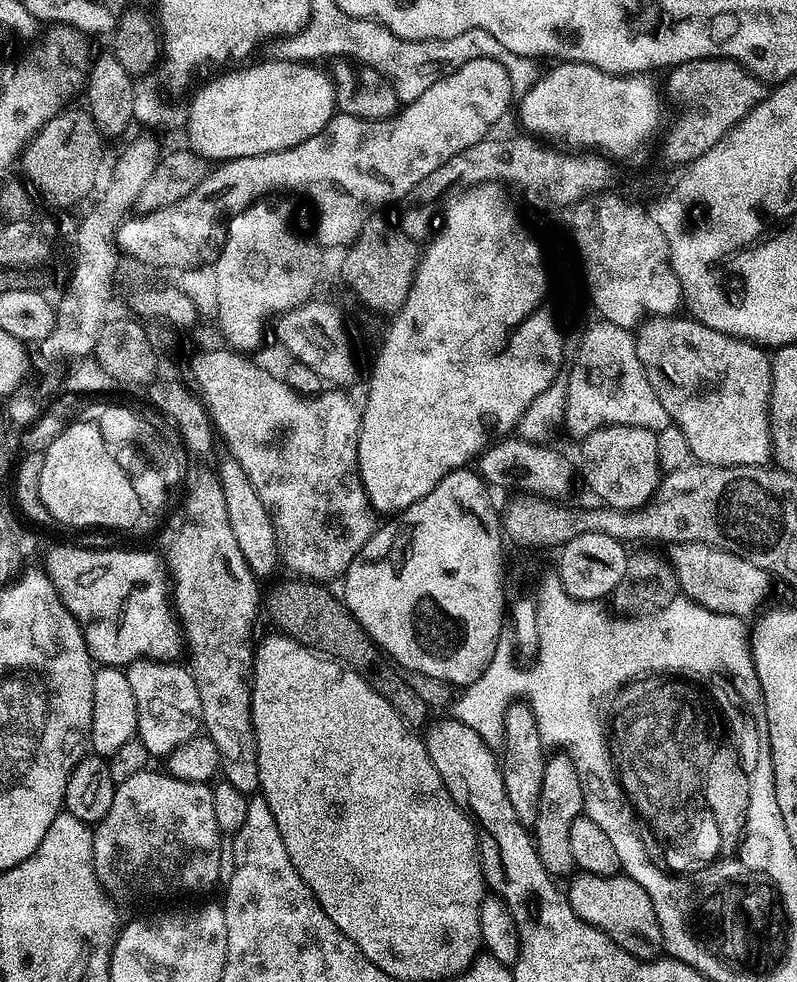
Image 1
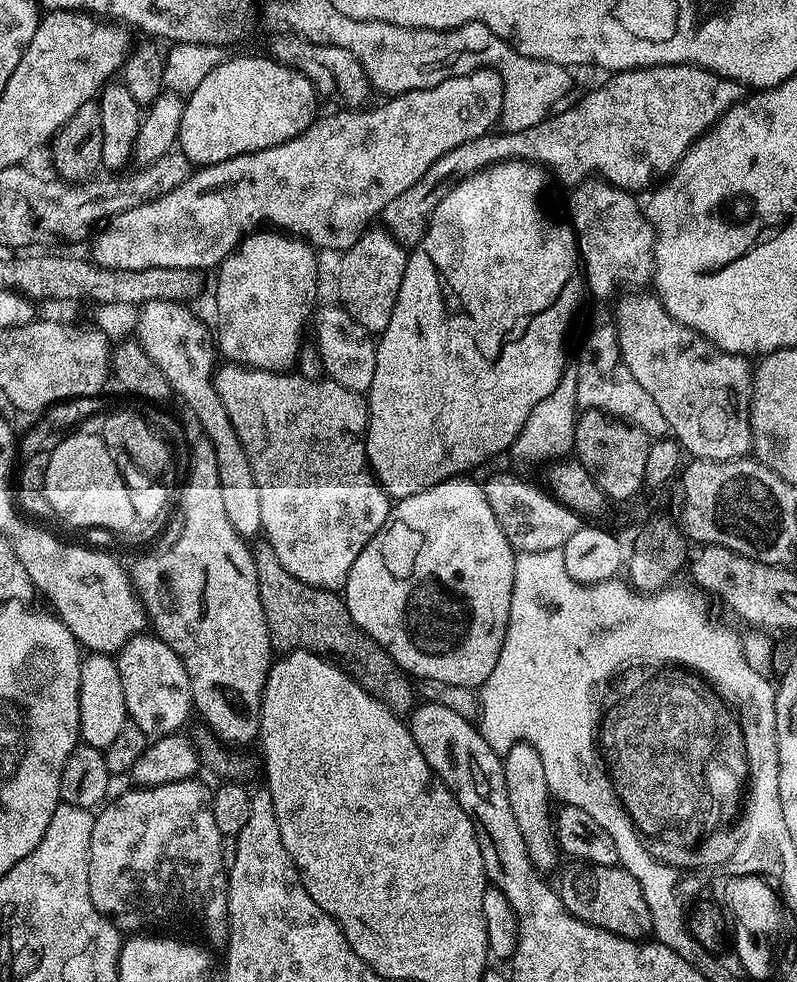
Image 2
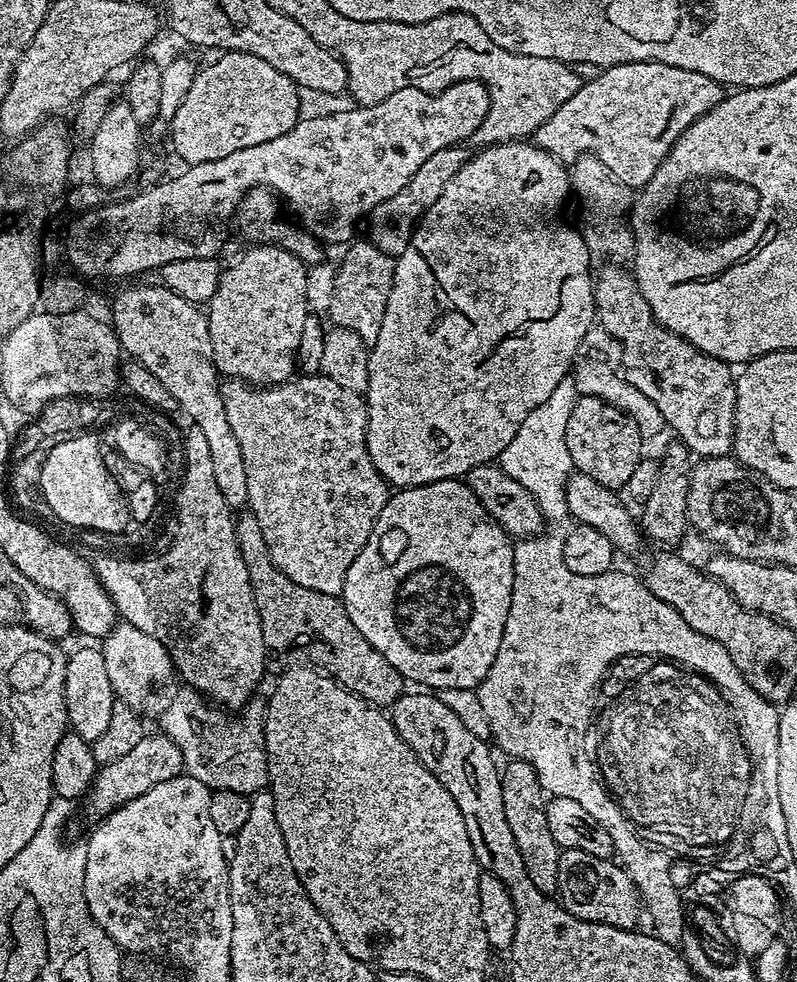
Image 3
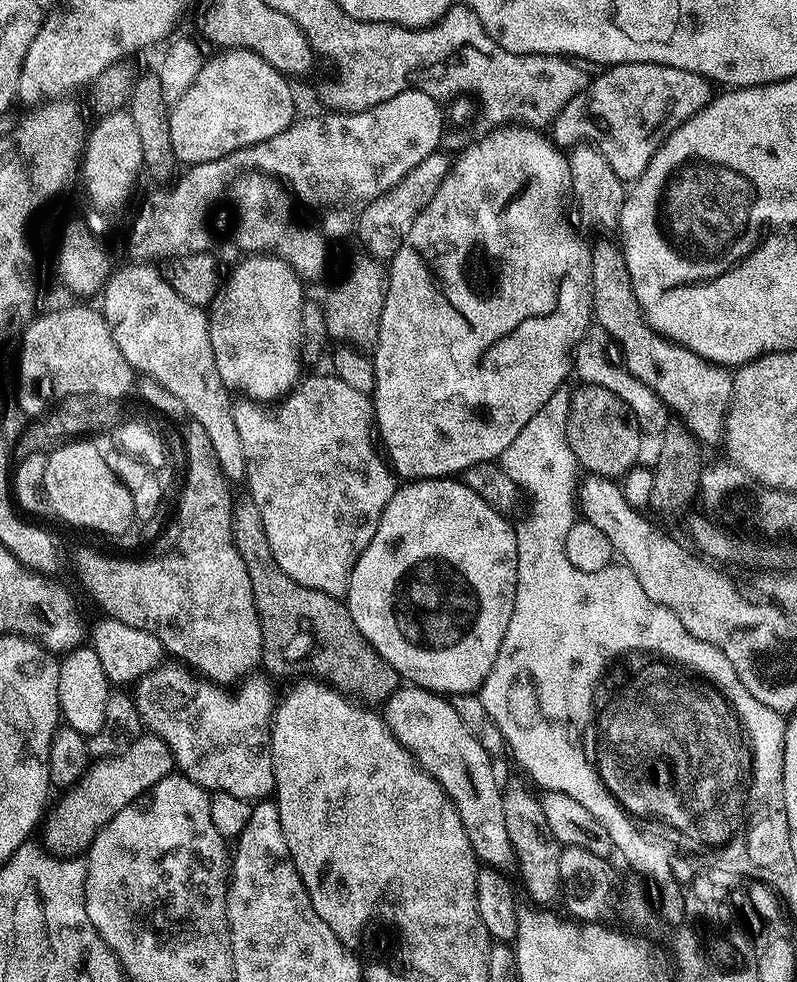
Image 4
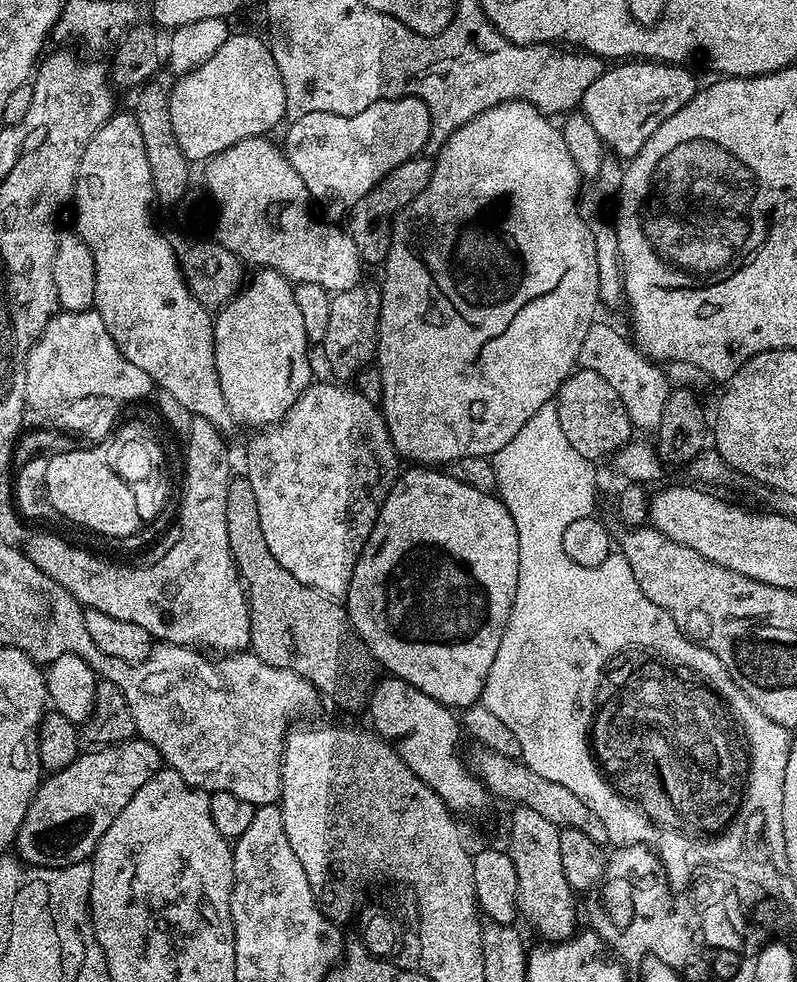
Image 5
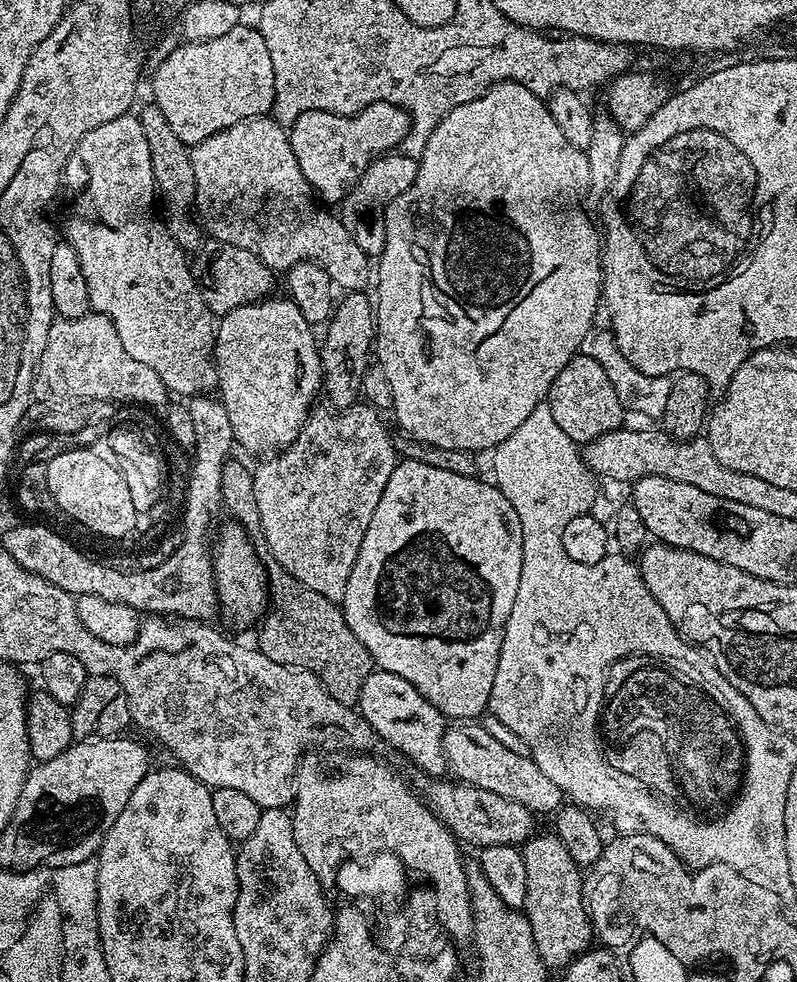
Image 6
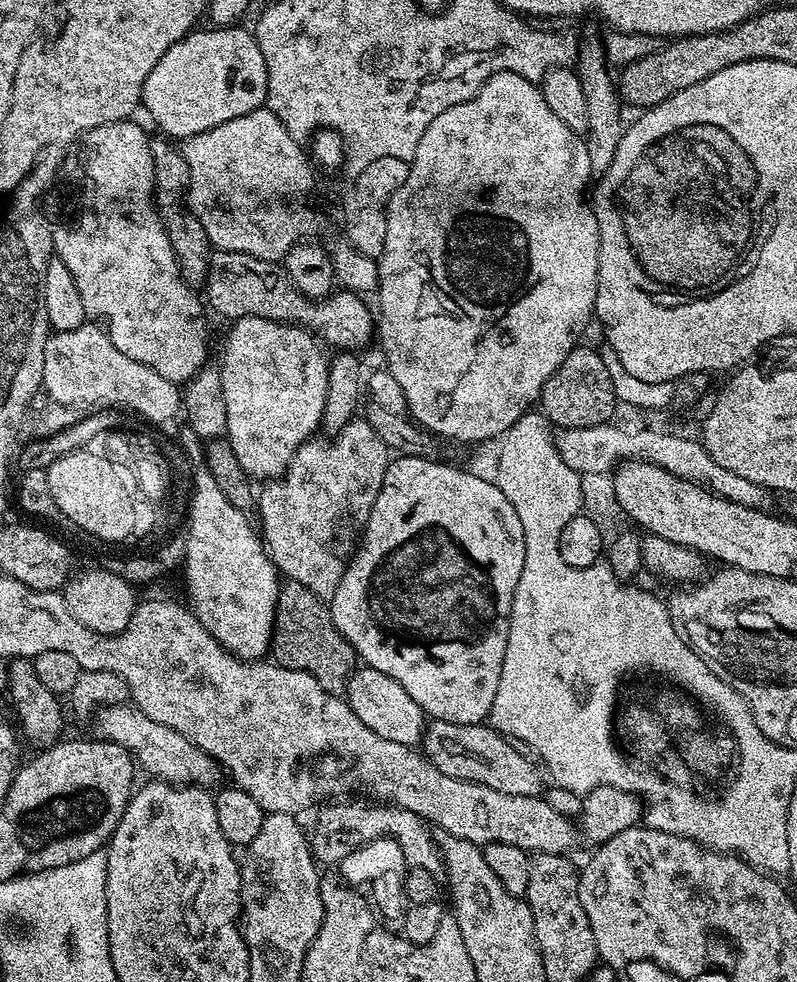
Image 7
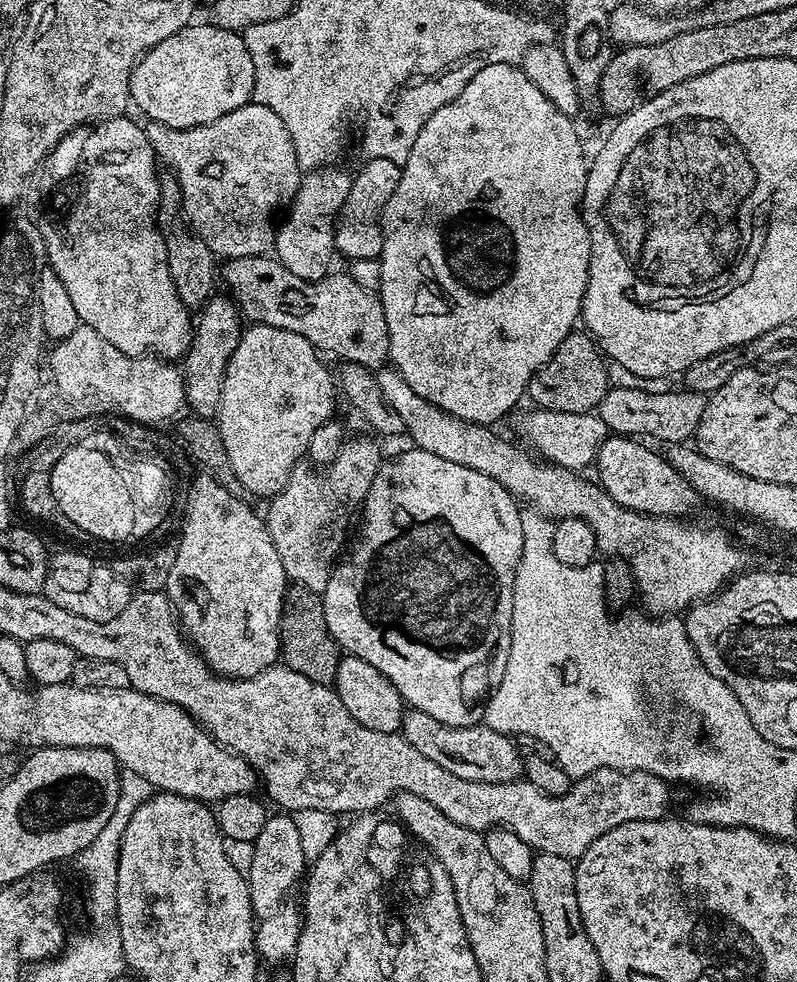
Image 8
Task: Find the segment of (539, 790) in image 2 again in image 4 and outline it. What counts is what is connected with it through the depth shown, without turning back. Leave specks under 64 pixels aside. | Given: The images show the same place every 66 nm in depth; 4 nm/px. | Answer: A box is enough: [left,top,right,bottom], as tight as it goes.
[502,788,562,906]

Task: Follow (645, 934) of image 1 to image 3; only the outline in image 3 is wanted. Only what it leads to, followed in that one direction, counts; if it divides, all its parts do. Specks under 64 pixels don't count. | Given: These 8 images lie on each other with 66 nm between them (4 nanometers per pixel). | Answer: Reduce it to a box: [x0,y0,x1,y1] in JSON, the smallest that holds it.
[557,849,640,929]

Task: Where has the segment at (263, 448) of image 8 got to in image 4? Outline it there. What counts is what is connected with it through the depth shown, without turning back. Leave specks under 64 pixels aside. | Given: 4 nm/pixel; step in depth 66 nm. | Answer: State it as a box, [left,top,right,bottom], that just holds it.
[208,254,306,402]

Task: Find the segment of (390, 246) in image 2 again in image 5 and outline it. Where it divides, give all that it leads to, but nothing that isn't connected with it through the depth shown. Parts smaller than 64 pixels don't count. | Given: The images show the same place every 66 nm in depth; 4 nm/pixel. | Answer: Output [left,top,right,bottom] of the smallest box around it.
[322,282,380,382]

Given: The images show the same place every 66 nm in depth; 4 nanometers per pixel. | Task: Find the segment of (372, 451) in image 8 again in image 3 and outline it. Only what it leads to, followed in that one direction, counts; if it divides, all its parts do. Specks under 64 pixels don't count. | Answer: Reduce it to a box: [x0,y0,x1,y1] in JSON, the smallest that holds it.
[220,374,390,597]

